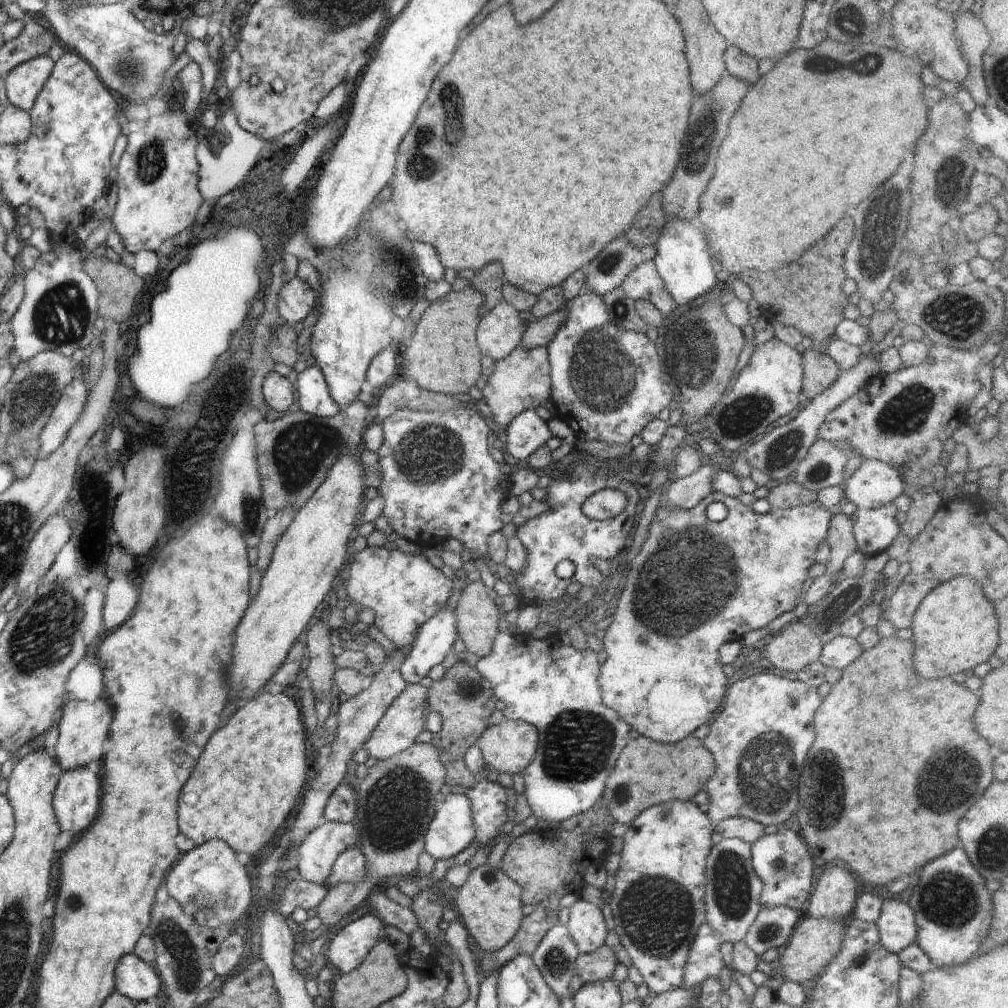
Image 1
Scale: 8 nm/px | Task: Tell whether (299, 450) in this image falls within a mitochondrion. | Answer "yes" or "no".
yes

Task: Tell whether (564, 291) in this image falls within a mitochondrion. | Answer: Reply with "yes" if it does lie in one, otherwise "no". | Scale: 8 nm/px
no

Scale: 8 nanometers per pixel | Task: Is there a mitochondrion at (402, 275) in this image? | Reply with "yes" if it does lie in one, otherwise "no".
yes

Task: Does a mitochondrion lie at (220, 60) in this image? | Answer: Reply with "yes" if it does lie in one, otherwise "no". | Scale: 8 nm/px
no

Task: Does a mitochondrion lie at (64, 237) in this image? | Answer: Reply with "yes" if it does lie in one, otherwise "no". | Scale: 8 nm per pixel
no

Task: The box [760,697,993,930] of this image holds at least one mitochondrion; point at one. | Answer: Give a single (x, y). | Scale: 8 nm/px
(947, 781)

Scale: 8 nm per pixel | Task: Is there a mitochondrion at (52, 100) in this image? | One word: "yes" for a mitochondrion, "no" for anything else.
no

